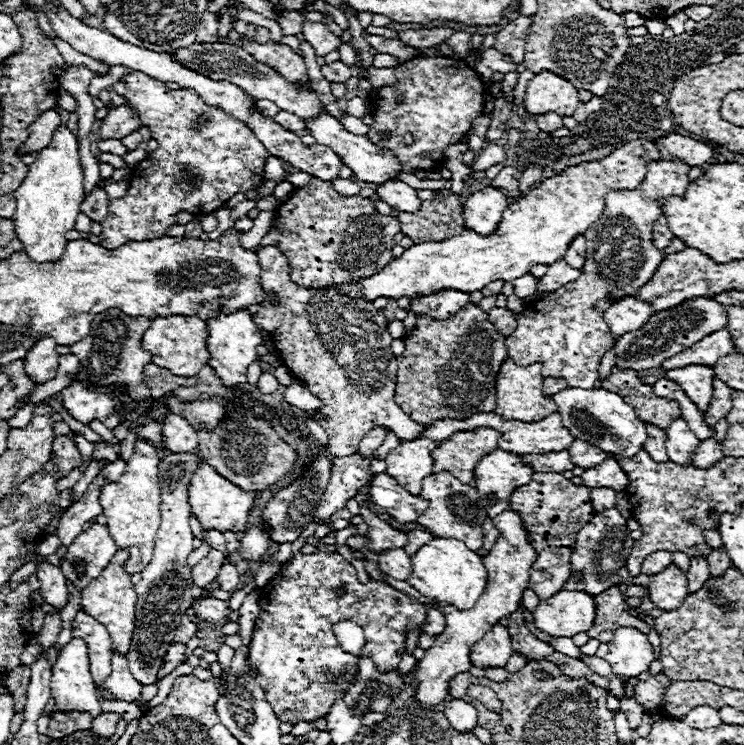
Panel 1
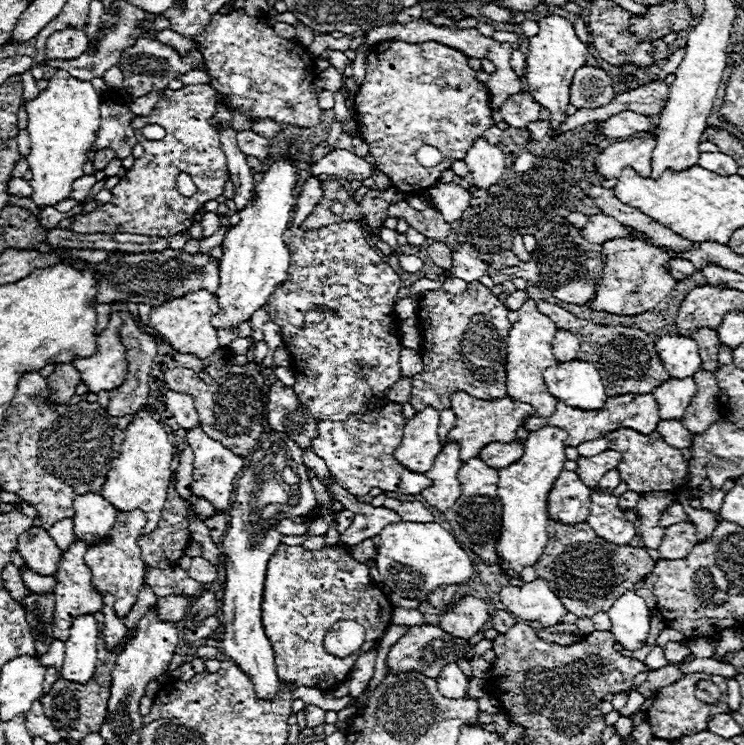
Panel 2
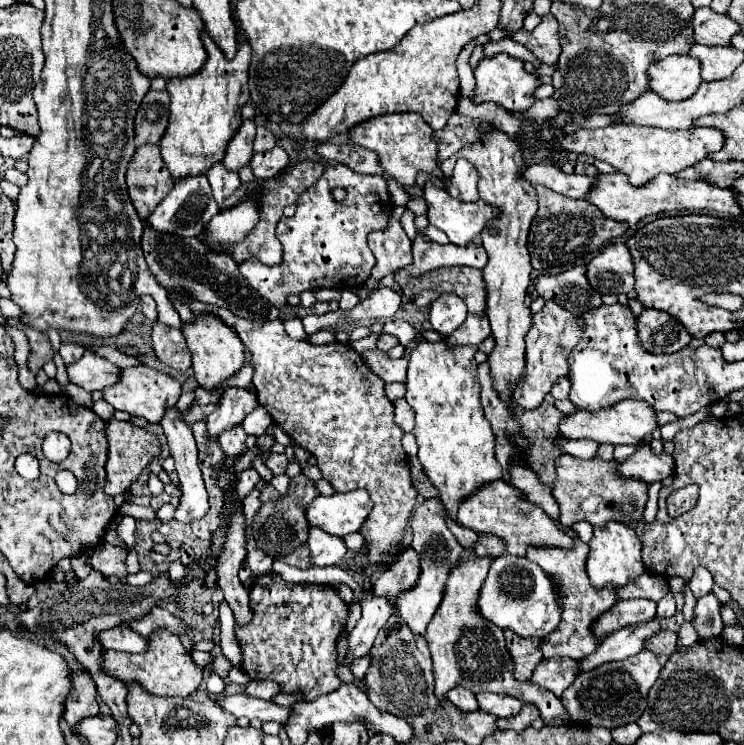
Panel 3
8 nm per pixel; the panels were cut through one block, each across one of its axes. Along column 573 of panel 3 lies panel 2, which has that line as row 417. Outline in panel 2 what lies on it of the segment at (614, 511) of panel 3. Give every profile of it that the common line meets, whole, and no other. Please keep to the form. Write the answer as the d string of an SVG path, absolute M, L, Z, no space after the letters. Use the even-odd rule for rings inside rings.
M456 392L450 402L452 402L452 410L456 414L456 426L452 428L452 432L446 438L460 444L462 462L470 460L470 456L478 456L478 452L482 450L484 444L516 440L518 426L524 422L526 416L532 414L530 404L512 402L510 396L506 396L502 400L478 400L478 398L464 394L464 392Z

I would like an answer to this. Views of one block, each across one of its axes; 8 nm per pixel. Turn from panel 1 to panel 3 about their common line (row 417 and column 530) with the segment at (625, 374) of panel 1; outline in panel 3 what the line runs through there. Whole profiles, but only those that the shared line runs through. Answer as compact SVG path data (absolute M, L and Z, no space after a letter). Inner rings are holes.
M504 630L506 646L514 658L514 678L528 680L534 672L534 668L542 662L540 654L540 642L542 638L520 638L512 630Z

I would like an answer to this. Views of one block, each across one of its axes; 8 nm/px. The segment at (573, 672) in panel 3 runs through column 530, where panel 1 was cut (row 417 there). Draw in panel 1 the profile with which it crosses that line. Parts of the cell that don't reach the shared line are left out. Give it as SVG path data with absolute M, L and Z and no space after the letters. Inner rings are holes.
M682 416L674 418L672 424L666 428L666 452L668 458L676 464L690 464L690 454L696 450L700 440L688 428Z

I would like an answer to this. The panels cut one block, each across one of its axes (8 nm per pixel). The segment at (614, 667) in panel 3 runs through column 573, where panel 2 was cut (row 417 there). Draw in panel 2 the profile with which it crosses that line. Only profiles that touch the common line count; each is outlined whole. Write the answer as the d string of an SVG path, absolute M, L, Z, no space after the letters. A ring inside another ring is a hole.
M700 370L694 374L694 382L696 382L696 396L694 400L690 402L690 406L686 408L684 416L682 416L682 424L694 432L694 434L702 434L712 422L720 420L720 414L718 414L718 382L716 382L716 376L712 372L706 372L706 370Z

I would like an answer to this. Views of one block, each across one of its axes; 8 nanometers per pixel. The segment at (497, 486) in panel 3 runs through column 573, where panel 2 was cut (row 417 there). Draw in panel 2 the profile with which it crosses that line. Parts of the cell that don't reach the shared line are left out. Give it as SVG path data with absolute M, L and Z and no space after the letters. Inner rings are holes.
M528 298L518 312L520 312L520 320L512 324L510 334L508 334L506 392L512 396L514 402L530 404L534 408L534 416L546 418L554 412L556 398L548 394L542 374L546 368L552 368L554 364L558 364L556 358L552 356L552 338L556 334L556 328L550 322L550 318L546 318L544 314L538 312L536 302L532 298Z

